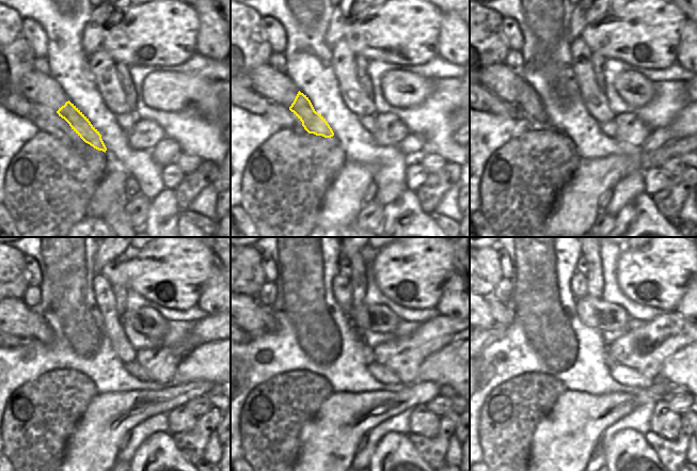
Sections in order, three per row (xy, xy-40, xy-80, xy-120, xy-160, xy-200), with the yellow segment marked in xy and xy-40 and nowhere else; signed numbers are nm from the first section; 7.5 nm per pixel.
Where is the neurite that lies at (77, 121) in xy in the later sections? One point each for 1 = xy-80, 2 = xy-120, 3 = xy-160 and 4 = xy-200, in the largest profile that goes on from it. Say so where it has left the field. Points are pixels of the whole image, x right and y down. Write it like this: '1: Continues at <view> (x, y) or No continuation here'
1: Continues at xy-80 (528, 99)
2: Continues at xy-120 (42, 331)
3: Continues at xy-160 (268, 318)
4: Continues at xy-200 (501, 312).

